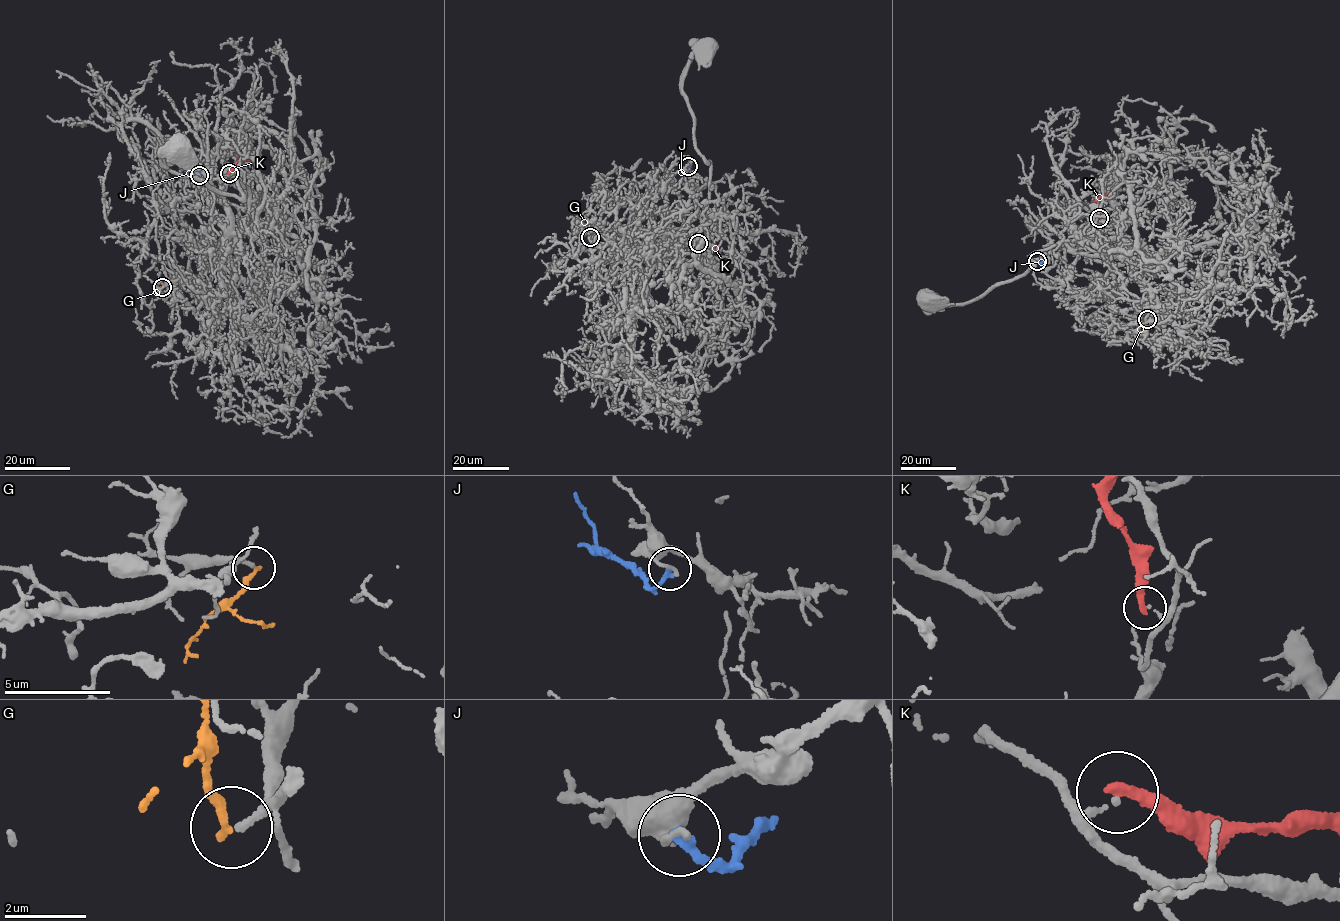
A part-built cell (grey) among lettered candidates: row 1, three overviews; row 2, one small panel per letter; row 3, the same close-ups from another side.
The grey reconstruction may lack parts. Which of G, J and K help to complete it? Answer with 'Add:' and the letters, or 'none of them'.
Add: G

